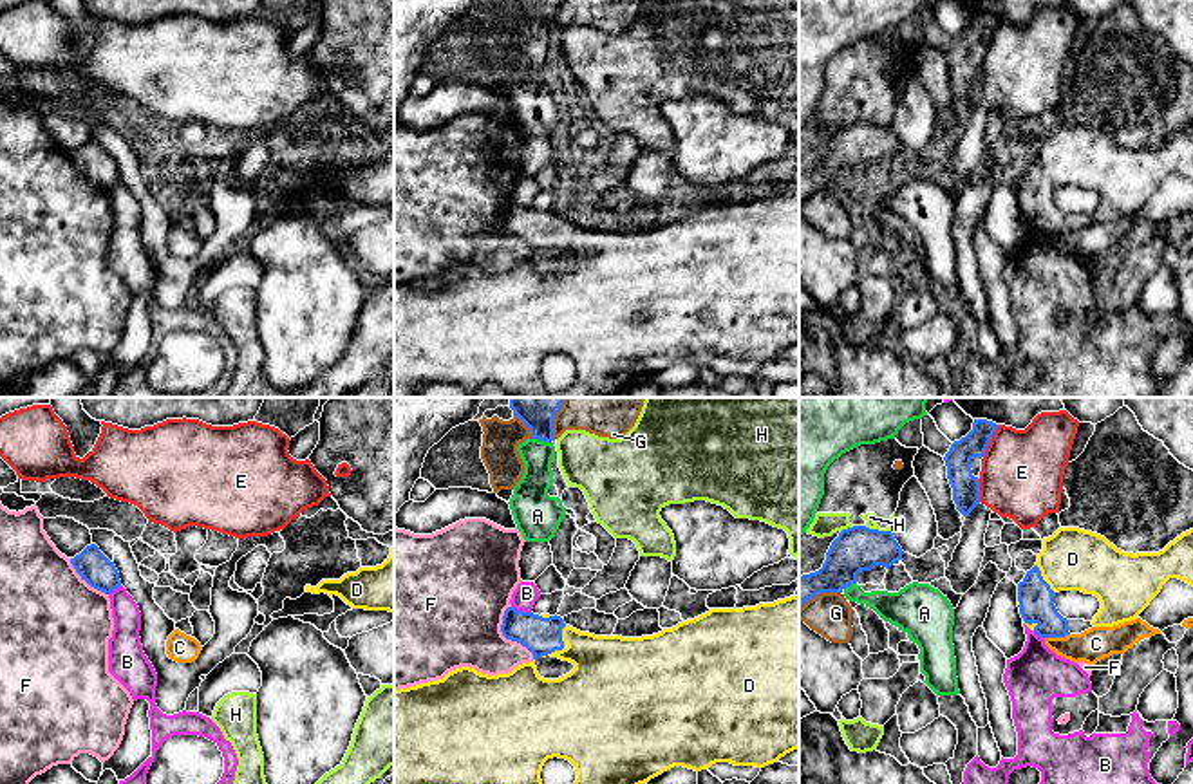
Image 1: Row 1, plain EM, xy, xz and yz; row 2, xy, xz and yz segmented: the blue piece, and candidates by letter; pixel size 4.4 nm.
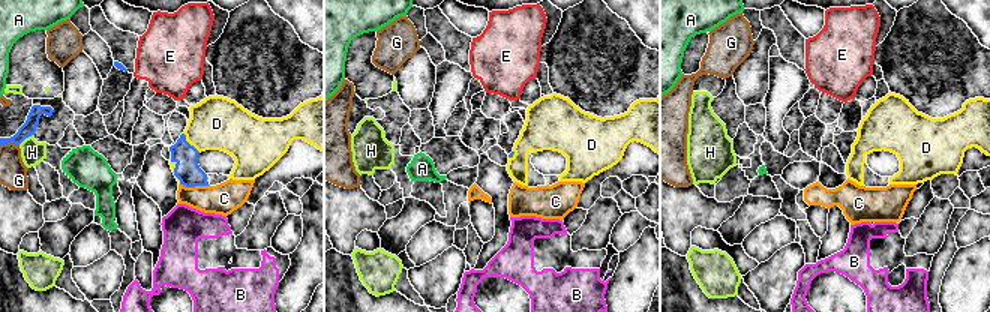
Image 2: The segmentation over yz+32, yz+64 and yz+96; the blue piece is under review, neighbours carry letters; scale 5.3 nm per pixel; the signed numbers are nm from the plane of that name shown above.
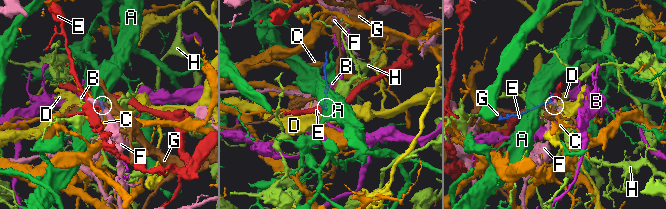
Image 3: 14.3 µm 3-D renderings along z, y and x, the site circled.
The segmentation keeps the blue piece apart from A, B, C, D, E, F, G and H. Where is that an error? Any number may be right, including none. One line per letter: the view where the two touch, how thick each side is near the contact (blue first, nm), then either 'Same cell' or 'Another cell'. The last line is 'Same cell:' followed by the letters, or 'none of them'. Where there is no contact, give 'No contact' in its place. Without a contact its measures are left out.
A: Touches blue in xz. Thickness 130 nm (blue) against 150 nm. Another cell
B: Touches blue in xz. Thickness 170 nm (blue) against 110 nm. Another cell
C: Touches blue in yz. Thickness 160 nm (blue) against 150 nm. Another cell
D: Touches blue in yz. Thickness 160 nm (blue) against 280 nm. Same cell
E: Touches blue in yz. Thickness 130 nm (blue) against 360 nm. Another cell
F: Touches blue in xz. Thickness 170 nm (blue) against 440 nm. Another cell
G: Touches blue in yz. Thickness 200 nm (blue) against 190 nm. Another cell
H: Touches blue in yz. Thickness 200 nm (blue) against 50 nm. Another cell
Same cell: D

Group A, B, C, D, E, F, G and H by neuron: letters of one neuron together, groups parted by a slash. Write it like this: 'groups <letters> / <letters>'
groups A / B / C / D / E / F / G / H

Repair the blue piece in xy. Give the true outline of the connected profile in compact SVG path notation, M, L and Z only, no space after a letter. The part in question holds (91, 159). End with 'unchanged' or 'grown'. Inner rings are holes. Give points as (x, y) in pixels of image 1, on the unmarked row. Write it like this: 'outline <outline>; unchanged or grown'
outline M96 139L87 141L80 150L70 154L70 159L81 175L105 190L110 190L121 181L114 157L110 157Z; unchanged

